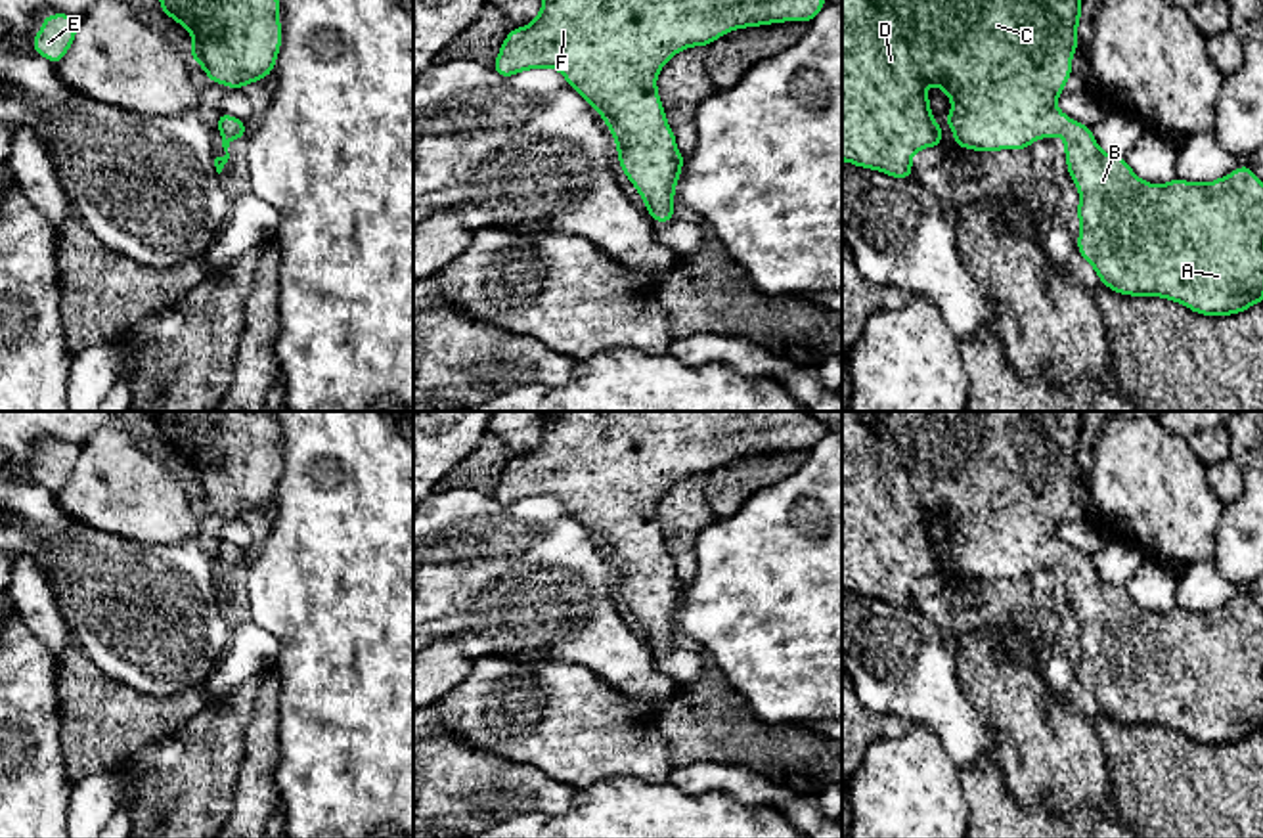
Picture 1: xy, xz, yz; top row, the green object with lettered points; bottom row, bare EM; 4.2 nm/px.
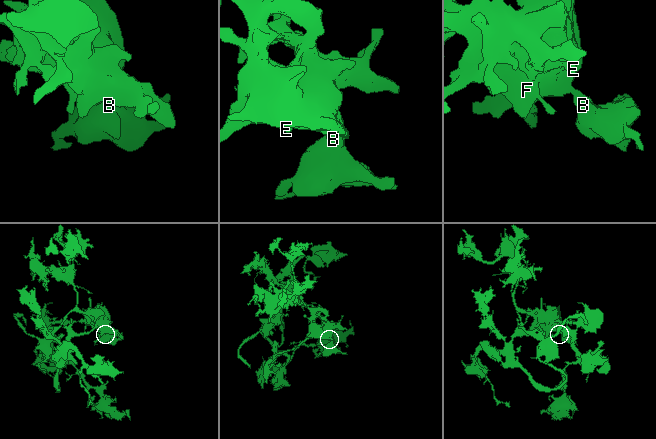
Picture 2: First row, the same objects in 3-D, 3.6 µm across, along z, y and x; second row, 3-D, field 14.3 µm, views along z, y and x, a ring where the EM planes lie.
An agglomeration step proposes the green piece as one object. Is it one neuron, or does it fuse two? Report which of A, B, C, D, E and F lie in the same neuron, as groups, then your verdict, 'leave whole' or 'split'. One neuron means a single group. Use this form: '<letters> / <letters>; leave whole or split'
A B C D E F; leave whole

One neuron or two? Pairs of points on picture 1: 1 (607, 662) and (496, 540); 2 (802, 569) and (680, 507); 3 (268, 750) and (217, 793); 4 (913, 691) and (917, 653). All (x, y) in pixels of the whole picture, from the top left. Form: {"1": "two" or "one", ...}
{"1": "one", "2": "two", "3": "two", "4": "one"}

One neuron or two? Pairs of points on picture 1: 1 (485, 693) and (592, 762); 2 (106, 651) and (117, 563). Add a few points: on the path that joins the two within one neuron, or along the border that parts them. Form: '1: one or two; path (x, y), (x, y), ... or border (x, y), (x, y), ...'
1: one; path (511, 706), (542, 712), (565, 735)
2: one; path (110, 630), (110, 597), (117, 584)

